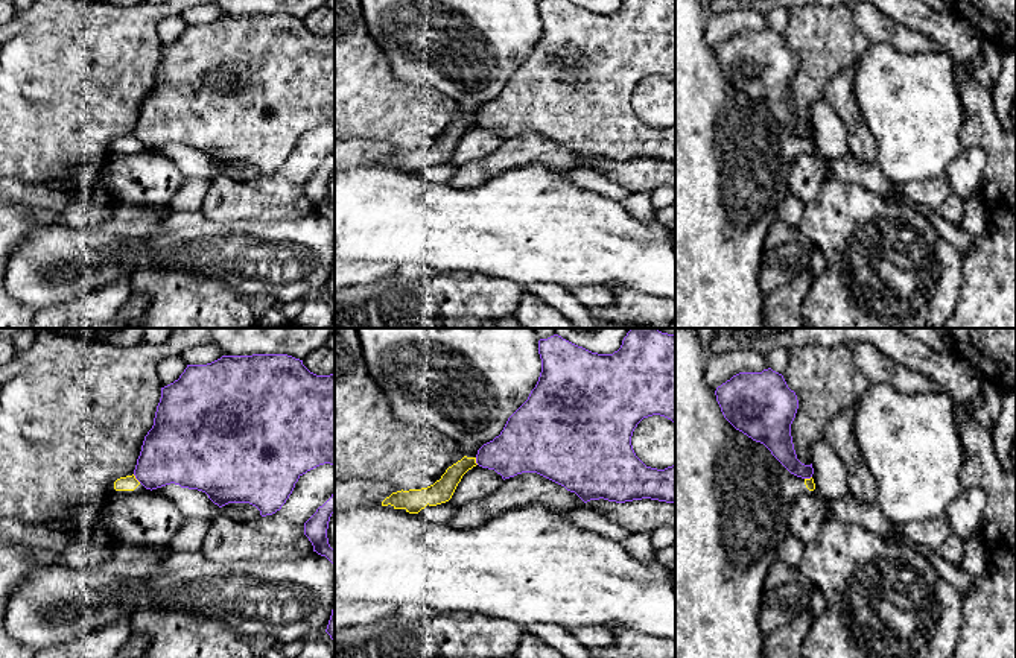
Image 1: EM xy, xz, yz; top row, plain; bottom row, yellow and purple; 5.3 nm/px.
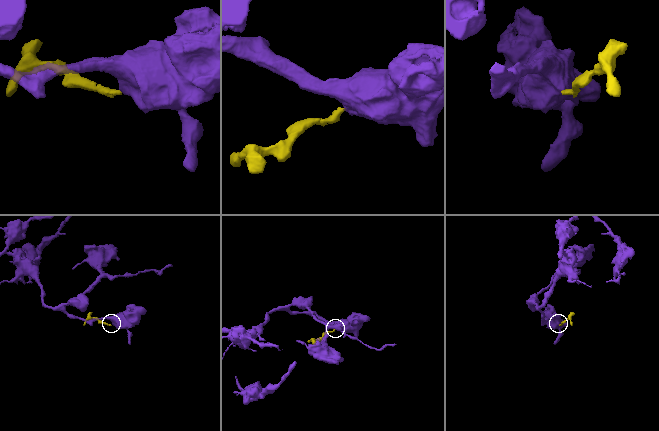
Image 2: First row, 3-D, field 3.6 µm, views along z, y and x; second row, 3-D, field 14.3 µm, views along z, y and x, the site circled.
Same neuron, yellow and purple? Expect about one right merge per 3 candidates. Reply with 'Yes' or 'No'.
No

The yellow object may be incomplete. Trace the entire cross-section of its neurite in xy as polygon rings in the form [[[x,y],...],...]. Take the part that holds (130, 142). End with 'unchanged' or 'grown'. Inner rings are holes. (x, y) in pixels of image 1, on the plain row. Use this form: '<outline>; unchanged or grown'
[[[126,135],[114,140],[110,146],[110,153],[132,155],[146,149],[135,135]]]; grown

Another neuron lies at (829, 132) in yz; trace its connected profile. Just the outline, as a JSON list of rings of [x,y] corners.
[[[824,100],[812,105],[811,123],[815,149],[823,160],[829,163],[849,153],[846,126]]]

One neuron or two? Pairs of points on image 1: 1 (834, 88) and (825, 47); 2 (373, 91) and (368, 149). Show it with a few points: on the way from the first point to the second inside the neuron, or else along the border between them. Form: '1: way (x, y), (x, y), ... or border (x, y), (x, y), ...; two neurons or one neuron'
1: border (854, 64), (841, 69), (826, 84), (822, 99); two neurons
2: border (350, 139), (371, 139), (385, 142), (390, 146); two neurons

